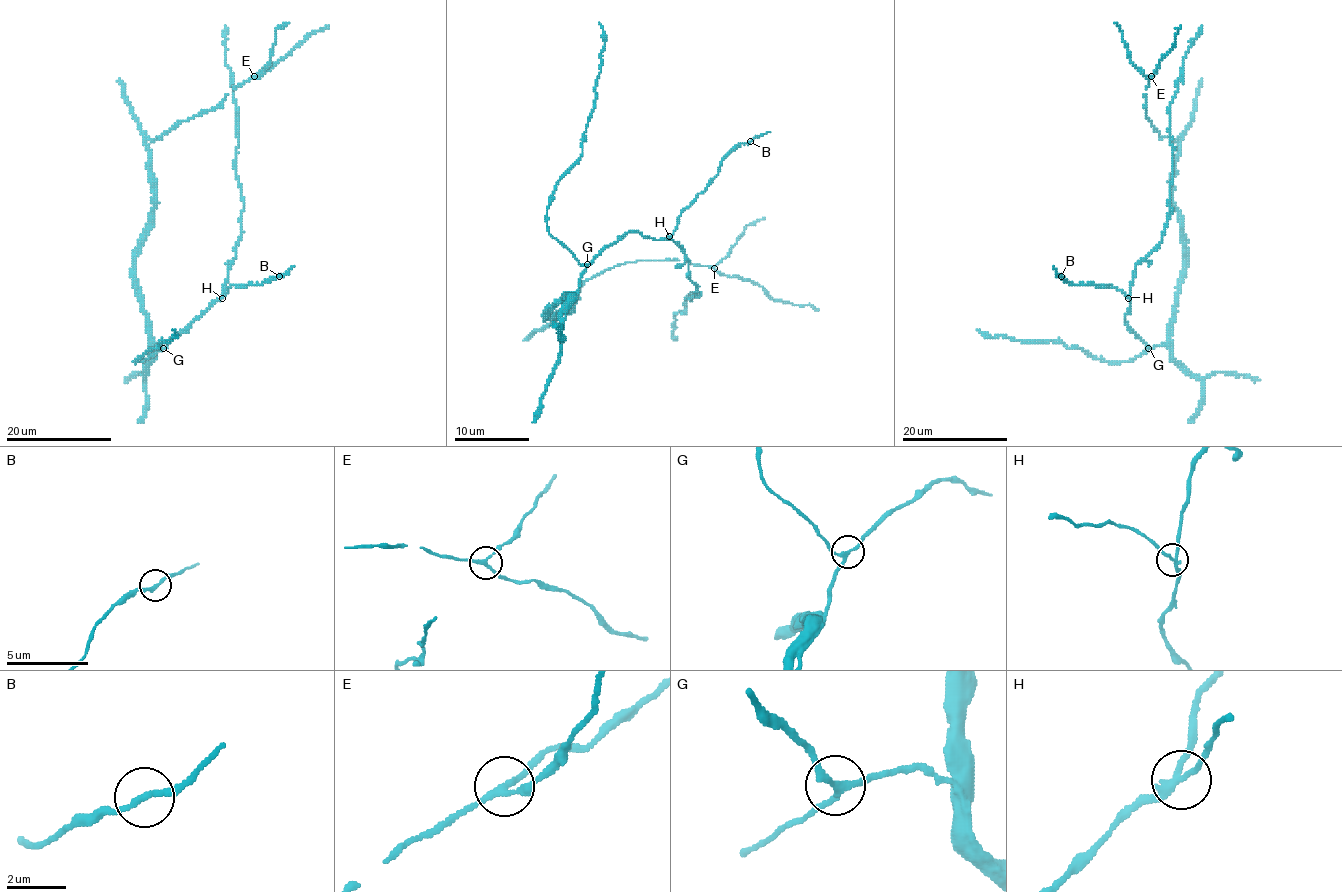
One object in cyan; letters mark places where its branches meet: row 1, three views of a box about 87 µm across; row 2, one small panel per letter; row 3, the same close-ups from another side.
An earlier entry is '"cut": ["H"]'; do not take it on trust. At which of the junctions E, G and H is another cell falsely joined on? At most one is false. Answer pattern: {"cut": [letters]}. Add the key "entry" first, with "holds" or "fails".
{"entry": "holds", "cut": ["H"]}

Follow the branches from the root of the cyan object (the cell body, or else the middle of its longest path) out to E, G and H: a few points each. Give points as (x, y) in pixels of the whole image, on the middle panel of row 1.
E: (569, 296), (549, 314), (565, 312), (586, 281), (627, 262), (686, 260), (714, 268)
G: (569, 296), (578, 288), (580, 273), (588, 264)
H: (569, 296), (578, 288), (580, 273), (625, 234), (640, 232), (655, 240), (670, 236)

